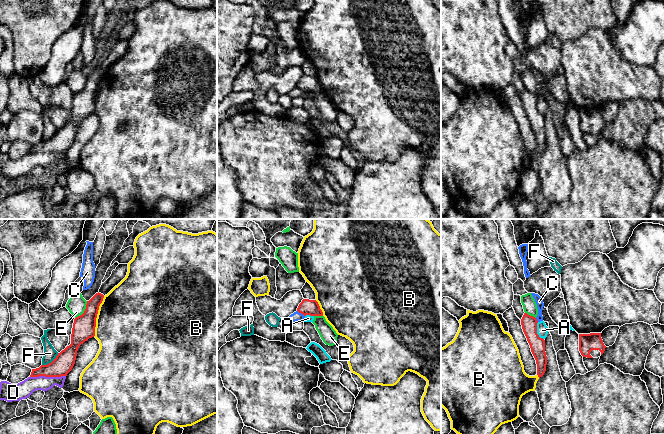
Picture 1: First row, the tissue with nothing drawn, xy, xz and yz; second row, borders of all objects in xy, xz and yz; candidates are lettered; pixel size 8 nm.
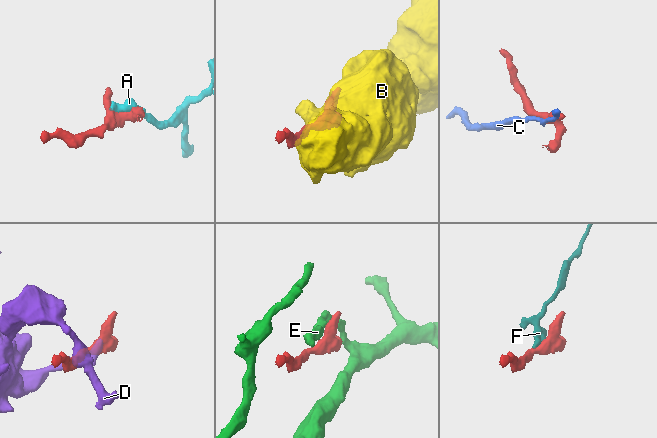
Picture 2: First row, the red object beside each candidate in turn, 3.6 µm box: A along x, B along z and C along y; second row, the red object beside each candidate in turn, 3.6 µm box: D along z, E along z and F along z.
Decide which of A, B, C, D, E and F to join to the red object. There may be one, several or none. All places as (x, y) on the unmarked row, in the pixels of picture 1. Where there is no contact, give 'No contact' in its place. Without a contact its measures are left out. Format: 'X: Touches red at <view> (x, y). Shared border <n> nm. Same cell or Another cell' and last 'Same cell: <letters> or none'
A: Touches red at yz (536, 107). Shared border 150 nm. Another cell
B: Touches red at xy (96, 92). Shared border 340 nm. Another cell
C: Touches red at xz (301, 89). Shared border 80 nm. Another cell
D: Touches red at xy (47, 152). Shared border 280 nm. Another cell
E: Touches red at xy (84, 87). Shared border 170 nm. Another cell
F: Touches red at xy (51, 138). Shared border 170 nm. Another cell
Same cell: none

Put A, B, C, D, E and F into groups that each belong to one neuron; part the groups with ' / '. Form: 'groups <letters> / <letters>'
groups A / B / C / D / E / F

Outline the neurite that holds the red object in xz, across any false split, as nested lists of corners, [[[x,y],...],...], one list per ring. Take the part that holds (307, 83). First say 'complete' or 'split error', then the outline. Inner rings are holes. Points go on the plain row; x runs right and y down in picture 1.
complete | [[[303,75],[299,80],[297,87],[304,92],[323,92],[323,88],[316,76]]]

